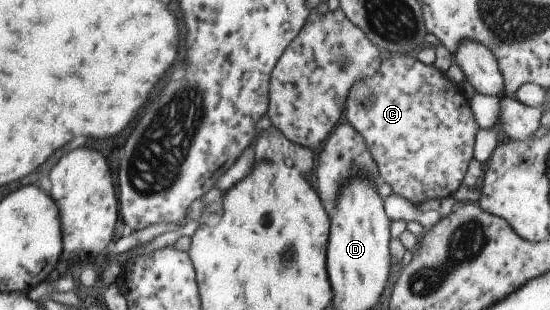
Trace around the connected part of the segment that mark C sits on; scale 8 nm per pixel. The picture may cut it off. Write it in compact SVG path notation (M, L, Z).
M383 53L377 71L350 87L344 106L348 124L363 138L376 163L381 182L386 182L392 193L403 196L416 206L432 198L451 197L460 186L468 161L472 158L474 134L478 126L472 117L468 98L457 88L457 84L451 84L445 78L444 72L420 63L414 54Z

